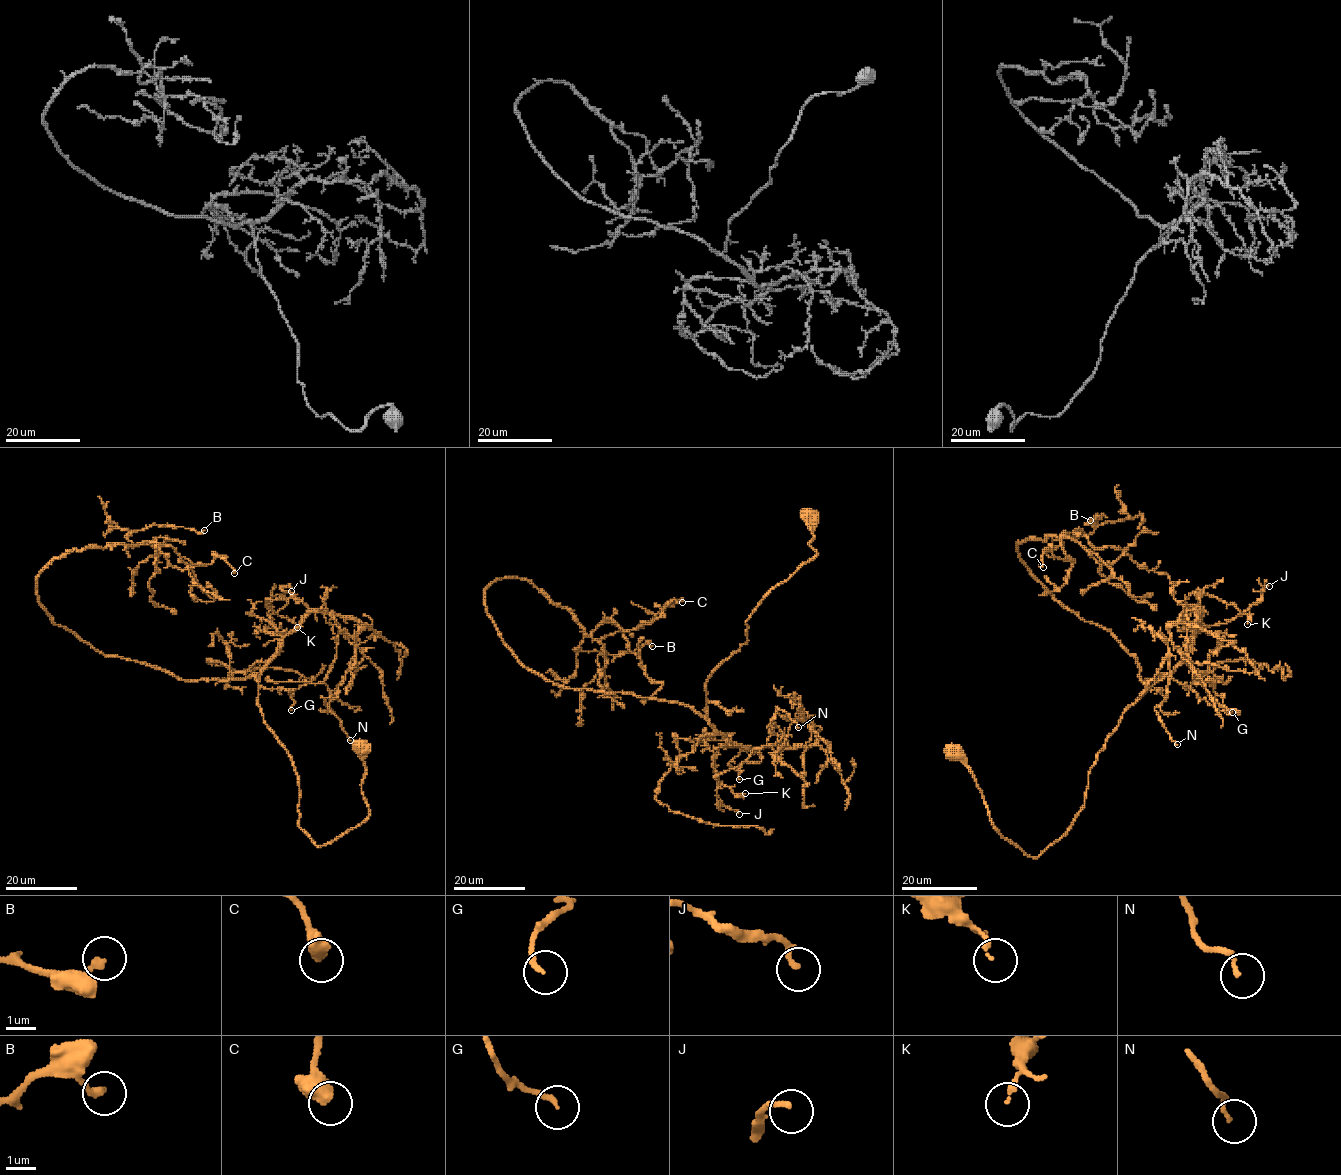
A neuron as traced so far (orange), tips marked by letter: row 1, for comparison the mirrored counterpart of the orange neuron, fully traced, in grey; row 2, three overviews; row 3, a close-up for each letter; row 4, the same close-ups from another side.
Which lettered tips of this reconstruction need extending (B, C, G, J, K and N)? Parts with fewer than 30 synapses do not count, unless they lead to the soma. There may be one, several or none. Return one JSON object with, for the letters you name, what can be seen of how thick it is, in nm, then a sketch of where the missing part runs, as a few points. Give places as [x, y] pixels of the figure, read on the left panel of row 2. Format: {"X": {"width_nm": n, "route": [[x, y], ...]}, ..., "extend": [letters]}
{"extend": []}

